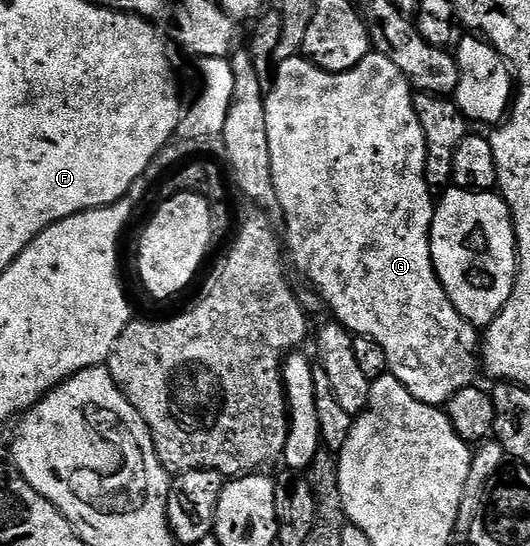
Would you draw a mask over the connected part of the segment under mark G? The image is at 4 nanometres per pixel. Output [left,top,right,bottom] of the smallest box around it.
[265,53,481,407]

